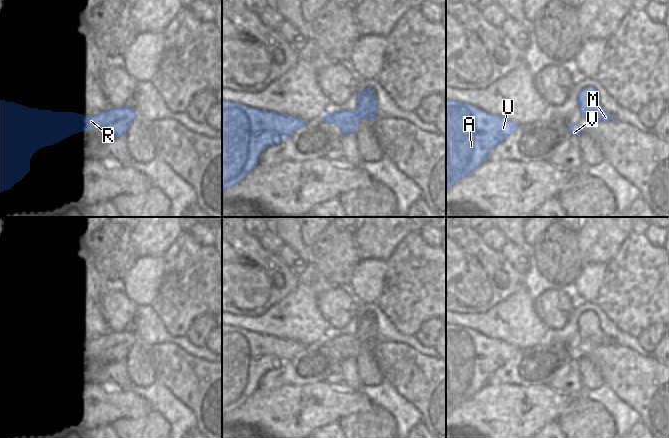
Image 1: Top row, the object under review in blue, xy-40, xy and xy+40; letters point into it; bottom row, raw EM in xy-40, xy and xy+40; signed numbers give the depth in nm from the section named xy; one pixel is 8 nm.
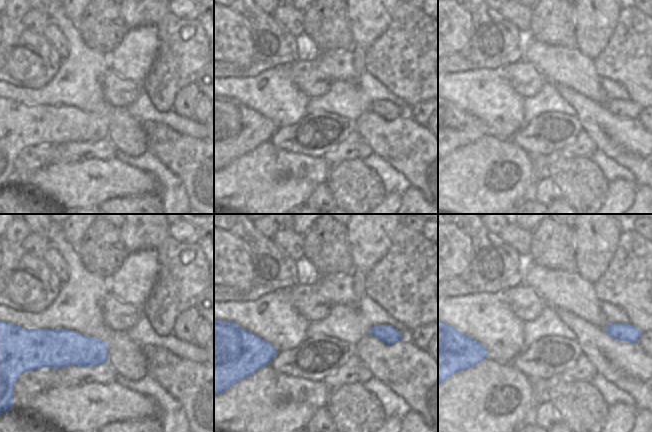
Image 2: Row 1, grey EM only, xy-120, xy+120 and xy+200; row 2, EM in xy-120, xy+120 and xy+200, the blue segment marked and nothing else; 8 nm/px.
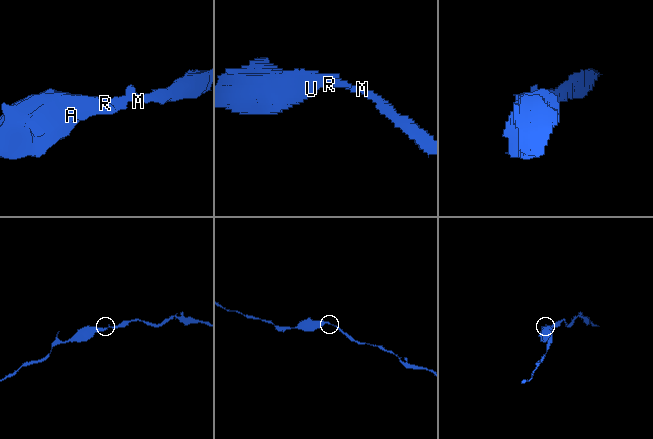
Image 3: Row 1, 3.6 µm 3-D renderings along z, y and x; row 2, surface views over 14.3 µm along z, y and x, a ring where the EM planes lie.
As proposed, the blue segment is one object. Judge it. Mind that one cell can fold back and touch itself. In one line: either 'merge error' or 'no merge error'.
no merge error

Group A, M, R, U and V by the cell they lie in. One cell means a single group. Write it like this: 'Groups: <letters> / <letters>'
Groups: A M R U V.

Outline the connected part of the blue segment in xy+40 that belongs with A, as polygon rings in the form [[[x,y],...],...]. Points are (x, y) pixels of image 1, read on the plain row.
[[[446,324],[446,415],[482,390],[490,377],[519,351],[503,340],[489,338],[471,328]]]

